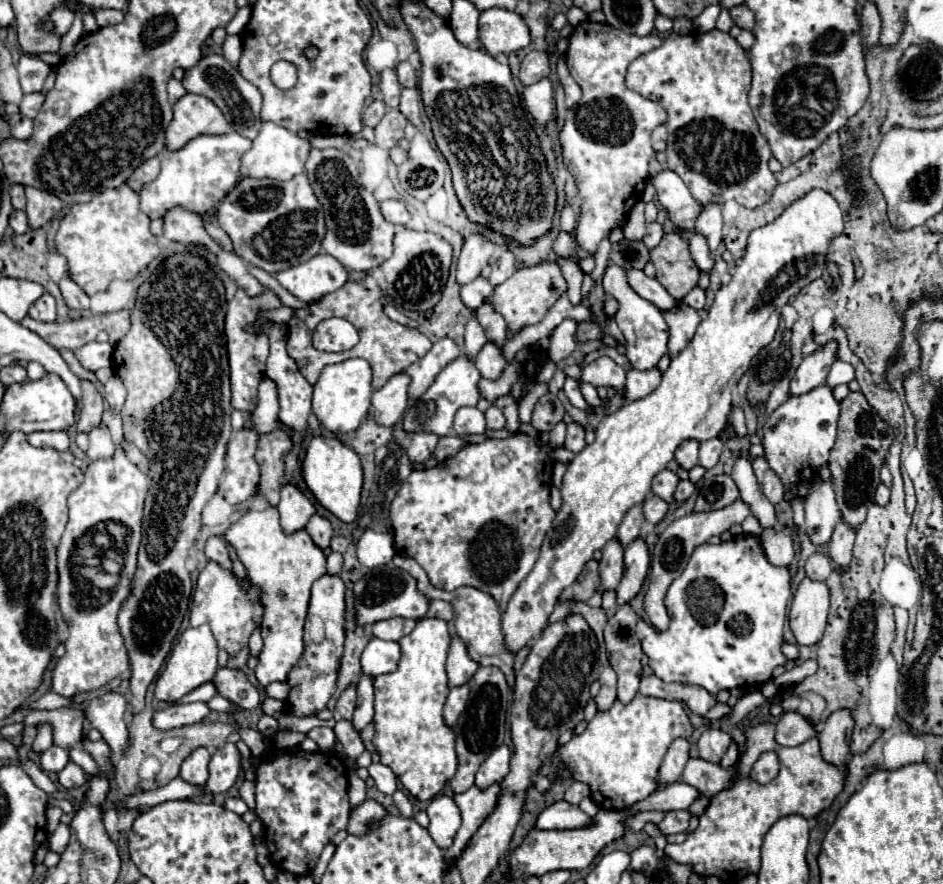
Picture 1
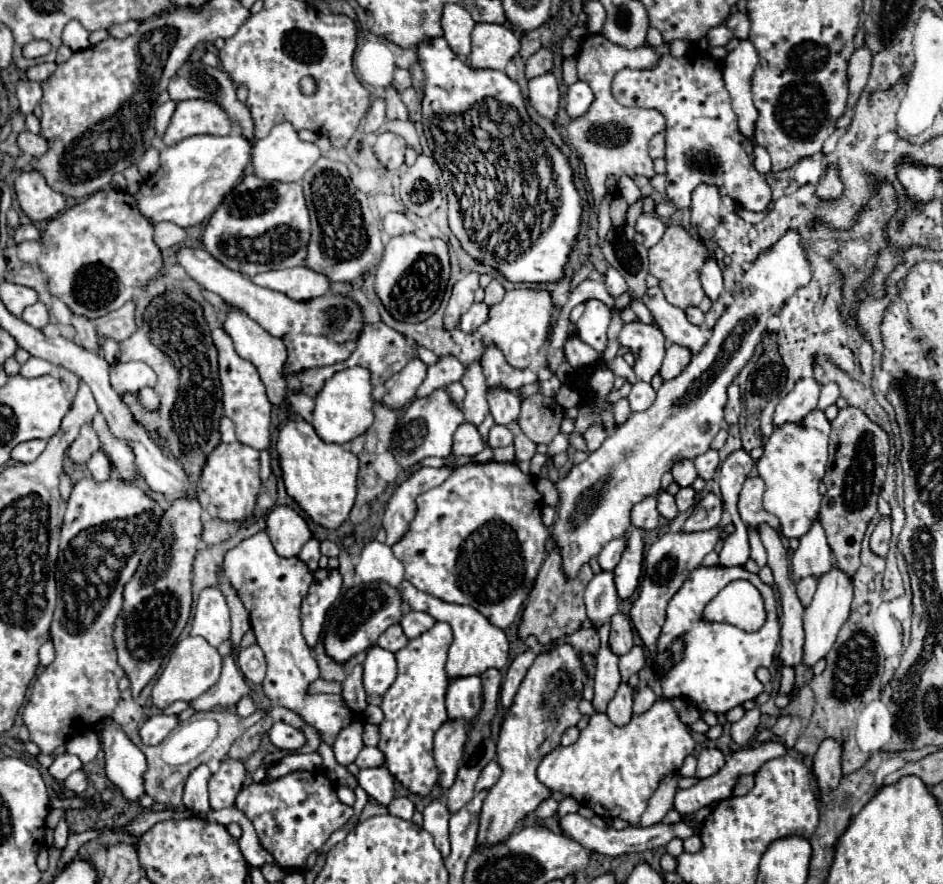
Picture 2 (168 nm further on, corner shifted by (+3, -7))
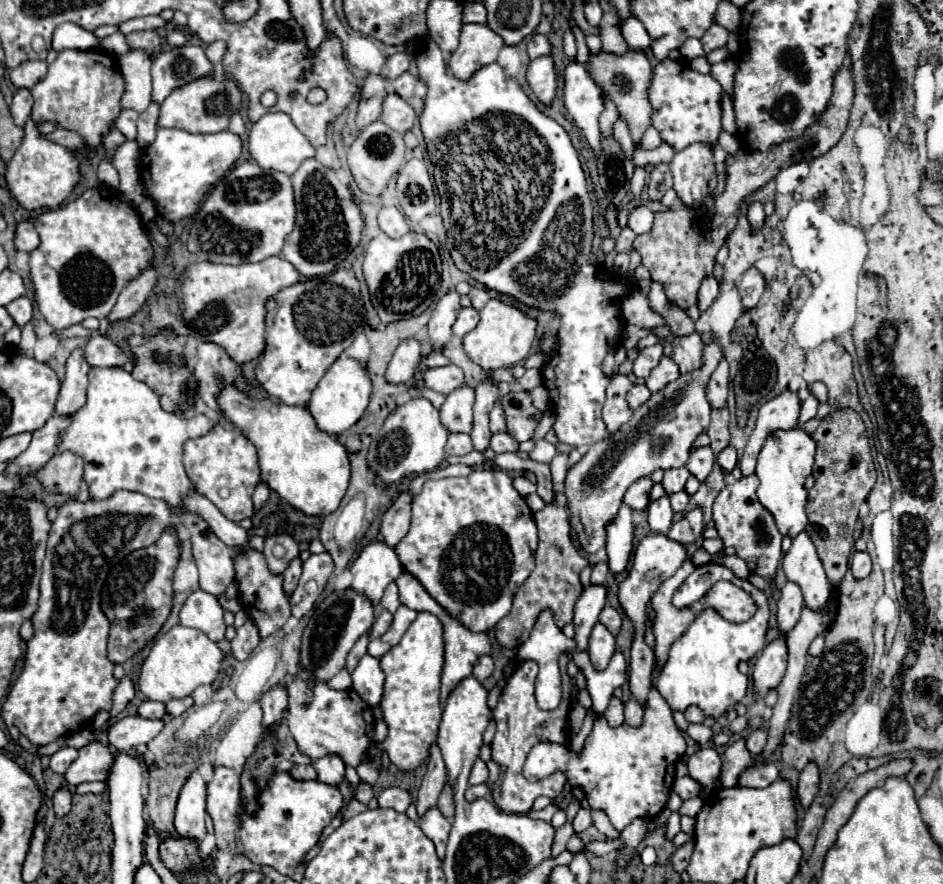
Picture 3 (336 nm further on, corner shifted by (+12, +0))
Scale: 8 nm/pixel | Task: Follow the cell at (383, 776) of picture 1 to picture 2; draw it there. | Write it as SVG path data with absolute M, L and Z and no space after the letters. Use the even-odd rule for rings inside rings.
M363 769L357 775L357 781L365 789L365 793L377 799L381 805L389 805L389 801L393 799L393 777L387 769Z

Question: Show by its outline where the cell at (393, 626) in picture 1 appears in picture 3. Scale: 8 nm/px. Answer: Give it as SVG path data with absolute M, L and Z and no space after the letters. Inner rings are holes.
M380 610L376 622L374 622L372 630L370 630L370 638L380 638L390 628L390 624L392 624L392 614L388 610Z

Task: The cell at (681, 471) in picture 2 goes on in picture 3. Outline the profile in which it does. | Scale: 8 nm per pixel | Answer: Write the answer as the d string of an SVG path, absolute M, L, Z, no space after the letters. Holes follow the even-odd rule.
M686 466L666 470L666 472L664 472L664 480L662 480L662 486L664 486L666 494L674 494L674 492L684 490L684 484L686 484L688 476L690 476L690 472L688 472Z

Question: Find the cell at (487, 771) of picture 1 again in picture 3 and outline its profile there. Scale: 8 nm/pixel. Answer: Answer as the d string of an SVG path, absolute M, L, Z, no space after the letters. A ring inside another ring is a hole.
M476 760L472 766L472 774L470 774L470 784L482 784L488 780L488 768L484 764L484 760Z

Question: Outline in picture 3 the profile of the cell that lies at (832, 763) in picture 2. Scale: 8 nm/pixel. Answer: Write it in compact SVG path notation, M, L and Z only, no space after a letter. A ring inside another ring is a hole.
M808 762L800 772L798 780L798 798L802 806L810 806L810 802L818 792L818 786L820 786L820 768L816 762Z

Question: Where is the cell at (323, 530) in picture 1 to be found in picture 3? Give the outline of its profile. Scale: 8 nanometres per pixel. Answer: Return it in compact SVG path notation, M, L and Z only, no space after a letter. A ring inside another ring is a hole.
M296 556L296 558L288 564L288 568L286 568L286 572L284 572L284 590L286 590L288 594L292 594L292 590L296 588L300 574L302 574L302 560L300 560L300 556Z

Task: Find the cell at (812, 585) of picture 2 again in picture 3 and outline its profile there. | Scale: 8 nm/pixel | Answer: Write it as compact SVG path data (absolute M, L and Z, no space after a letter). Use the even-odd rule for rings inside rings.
M786 582L786 586L782 588L782 598L778 602L778 628L782 632L788 632L796 624L802 606L804 606L804 596L800 586L794 582Z

